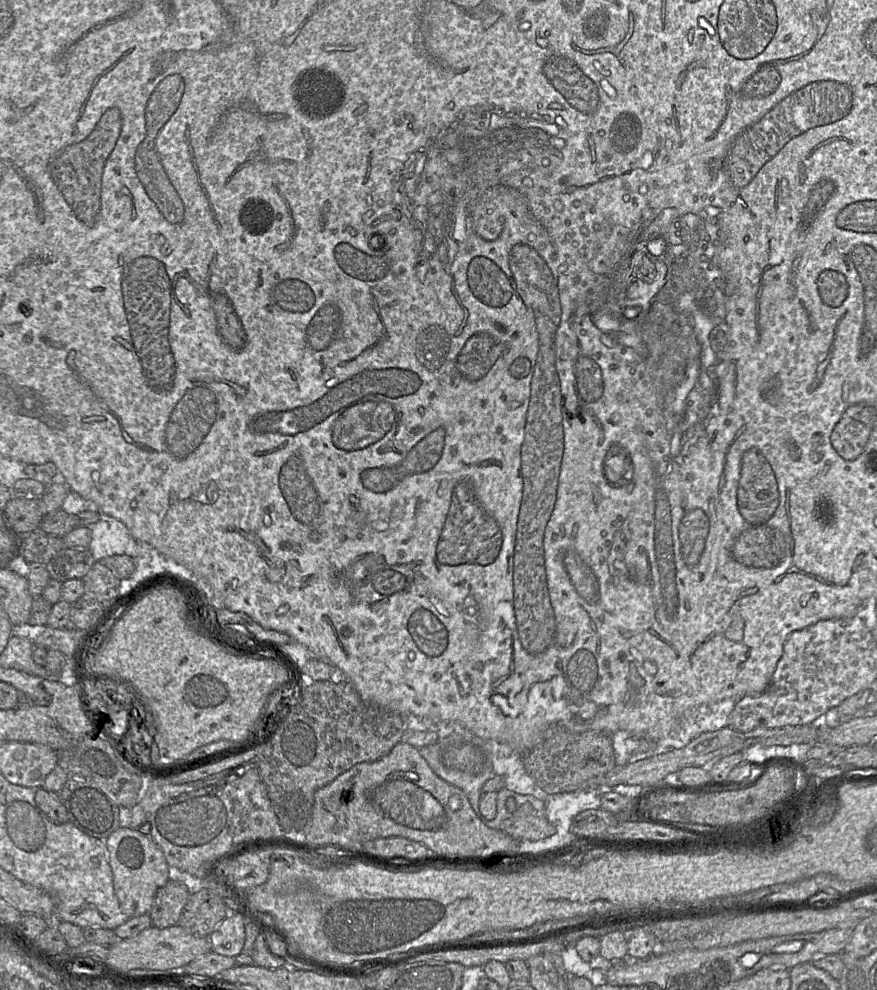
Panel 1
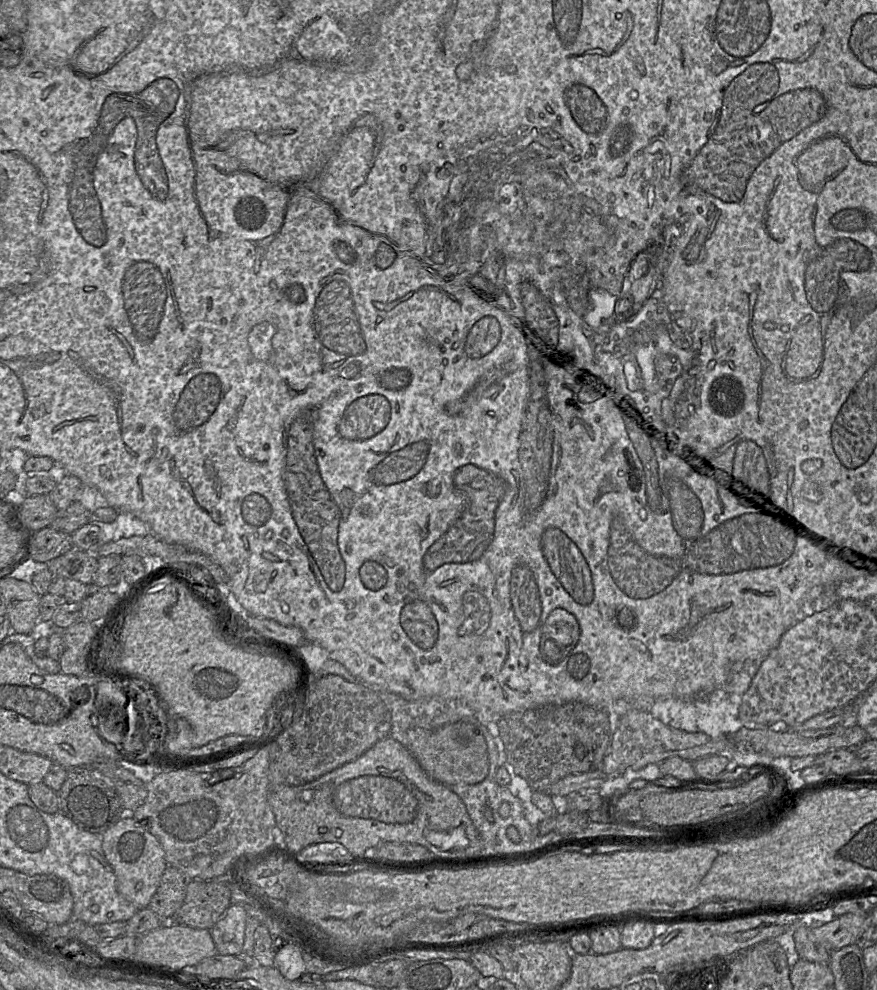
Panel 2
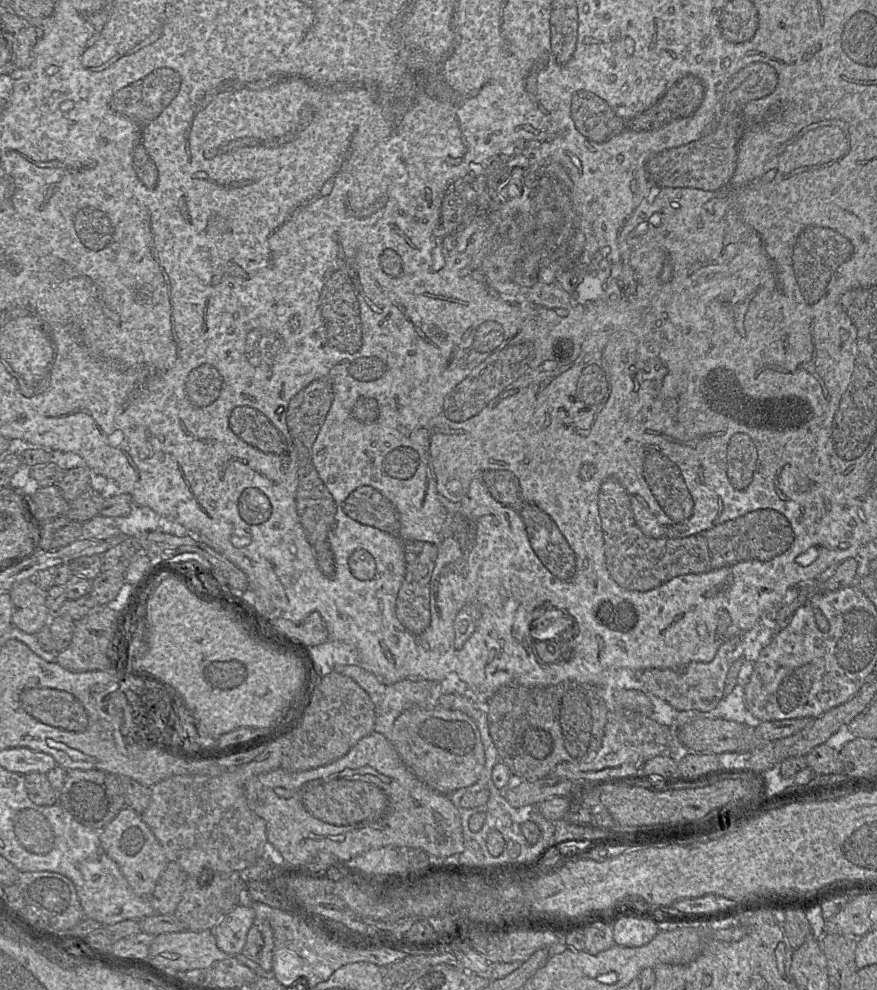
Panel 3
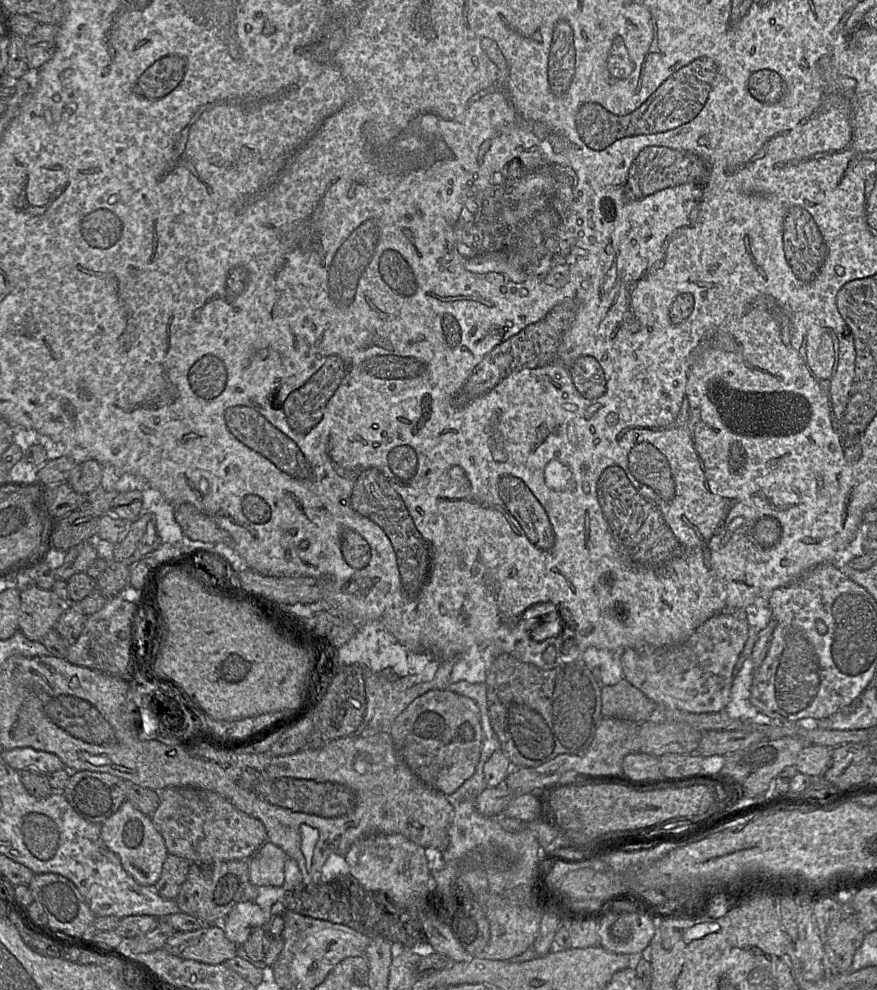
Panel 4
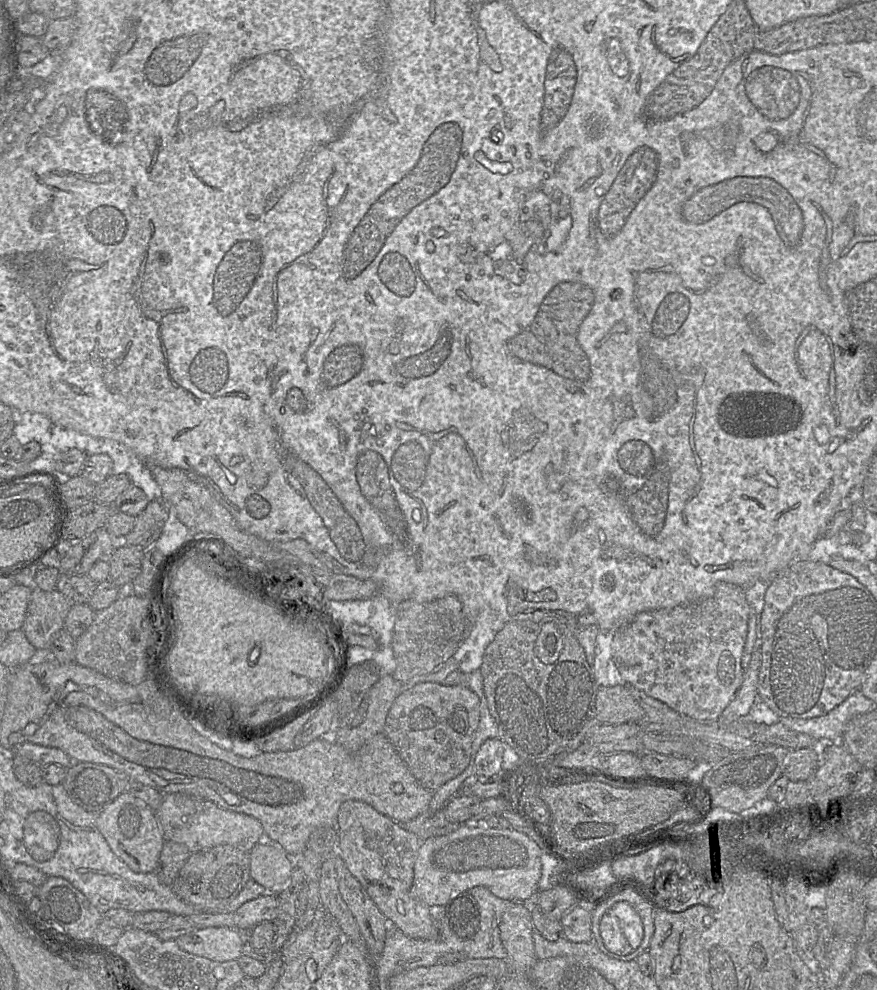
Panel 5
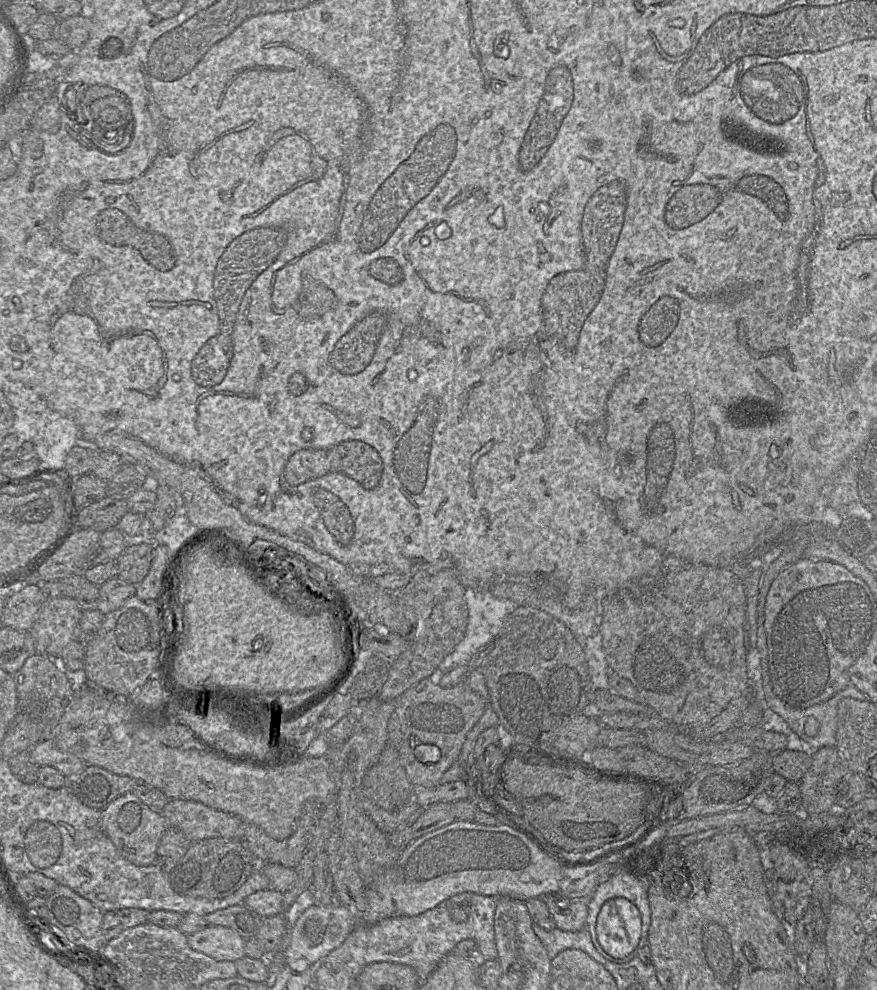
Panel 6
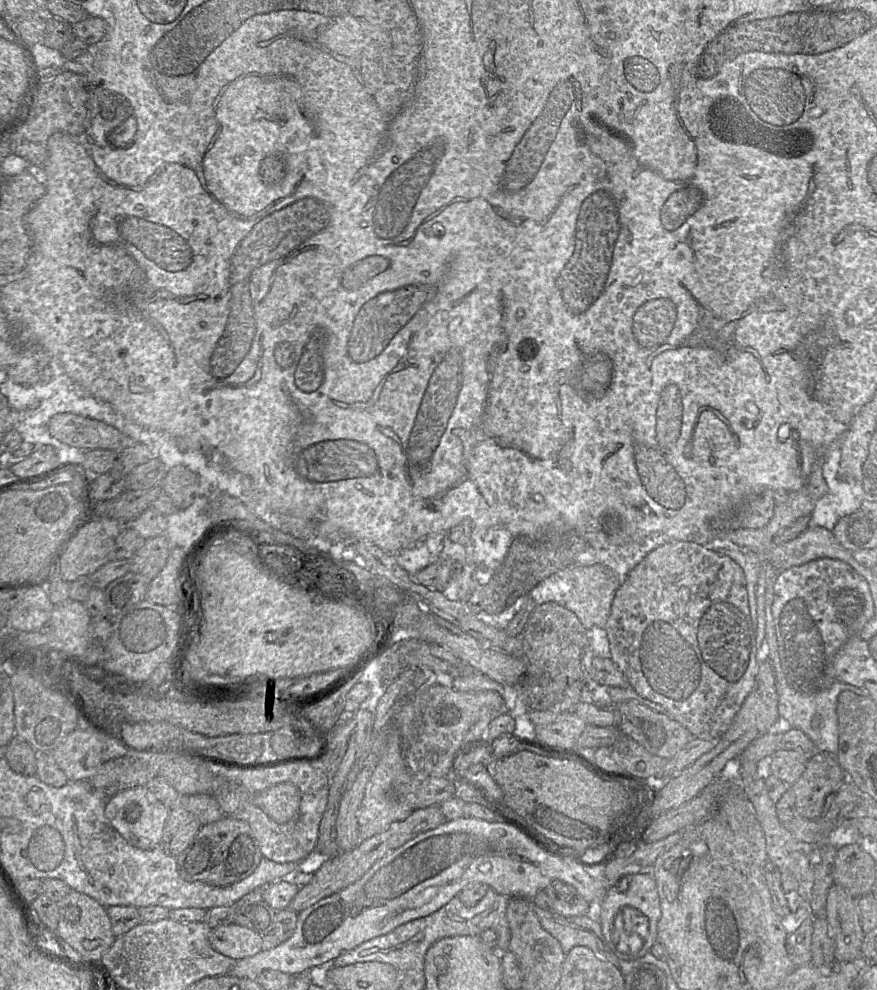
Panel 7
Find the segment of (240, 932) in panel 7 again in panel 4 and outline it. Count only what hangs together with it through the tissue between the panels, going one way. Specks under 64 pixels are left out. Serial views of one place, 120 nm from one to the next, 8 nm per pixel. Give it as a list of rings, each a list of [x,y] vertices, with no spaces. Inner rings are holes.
[[[215,924],[196,931],[176,932],[163,949],[179,958],[216,965],[234,958],[237,945],[226,937],[221,924]]]

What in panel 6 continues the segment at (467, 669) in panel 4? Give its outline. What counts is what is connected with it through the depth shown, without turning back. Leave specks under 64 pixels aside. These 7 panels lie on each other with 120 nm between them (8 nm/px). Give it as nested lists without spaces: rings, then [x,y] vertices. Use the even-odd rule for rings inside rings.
[[[466,589],[465,600],[468,607],[468,622],[464,637],[454,651],[443,659],[438,668],[429,677],[434,684],[439,685],[441,678],[446,673],[459,666],[467,665],[477,650],[494,641],[505,619],[517,608],[523,607],[512,600],[495,597],[490,591]]]

